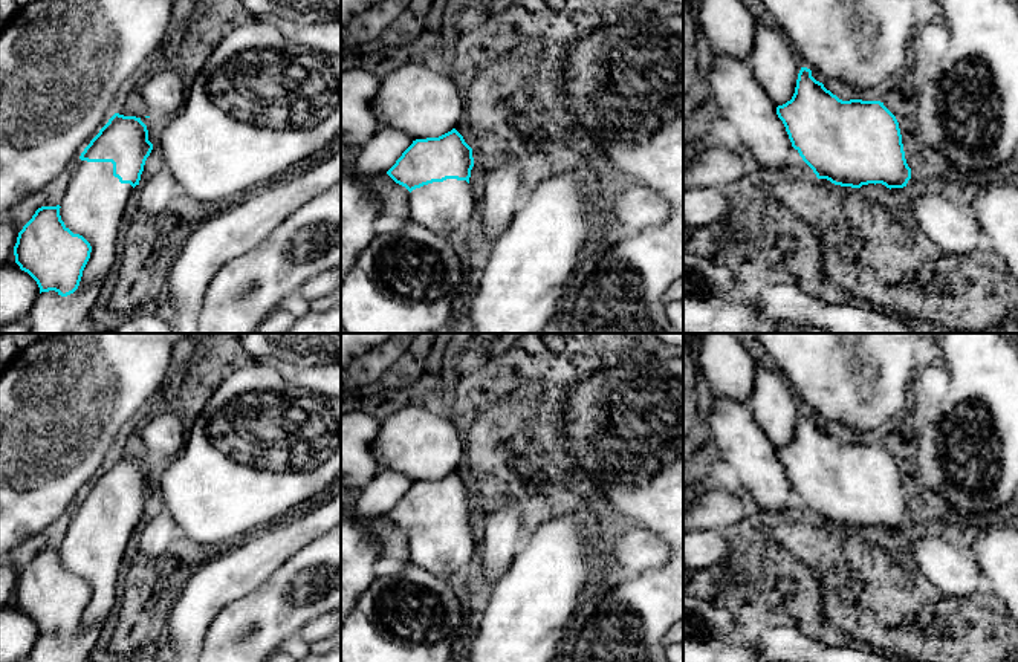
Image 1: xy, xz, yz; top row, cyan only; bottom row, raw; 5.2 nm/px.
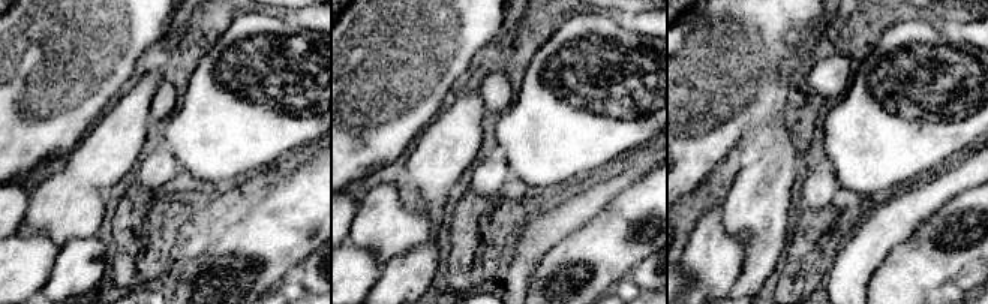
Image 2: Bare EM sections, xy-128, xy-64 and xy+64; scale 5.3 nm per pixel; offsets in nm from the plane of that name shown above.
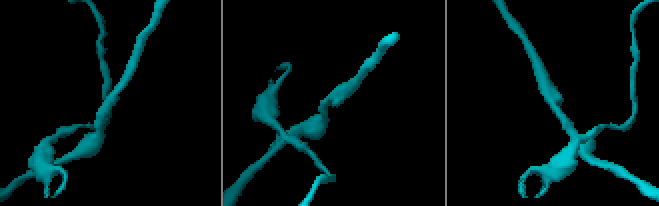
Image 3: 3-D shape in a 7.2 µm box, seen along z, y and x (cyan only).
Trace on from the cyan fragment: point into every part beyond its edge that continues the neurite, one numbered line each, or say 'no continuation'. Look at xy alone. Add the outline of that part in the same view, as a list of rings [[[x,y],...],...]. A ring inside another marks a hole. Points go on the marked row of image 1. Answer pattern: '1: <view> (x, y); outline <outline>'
1: xy (94, 205); outline [[[78,159],[60,216],[66,228],[92,246],[79,287],[90,289],[104,283],[116,257],[116,240],[131,191],[130,183],[121,183],[113,176],[112,162]]]

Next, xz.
1: xz (442, 207); outline [[[446,179],[410,193],[408,220],[449,235],[463,223],[475,223],[475,197],[466,180]]]

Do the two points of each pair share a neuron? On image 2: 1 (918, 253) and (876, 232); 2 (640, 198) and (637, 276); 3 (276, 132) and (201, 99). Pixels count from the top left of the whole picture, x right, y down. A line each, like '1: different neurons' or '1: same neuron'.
1: different neurons
2: different neurons
3: same neuron

